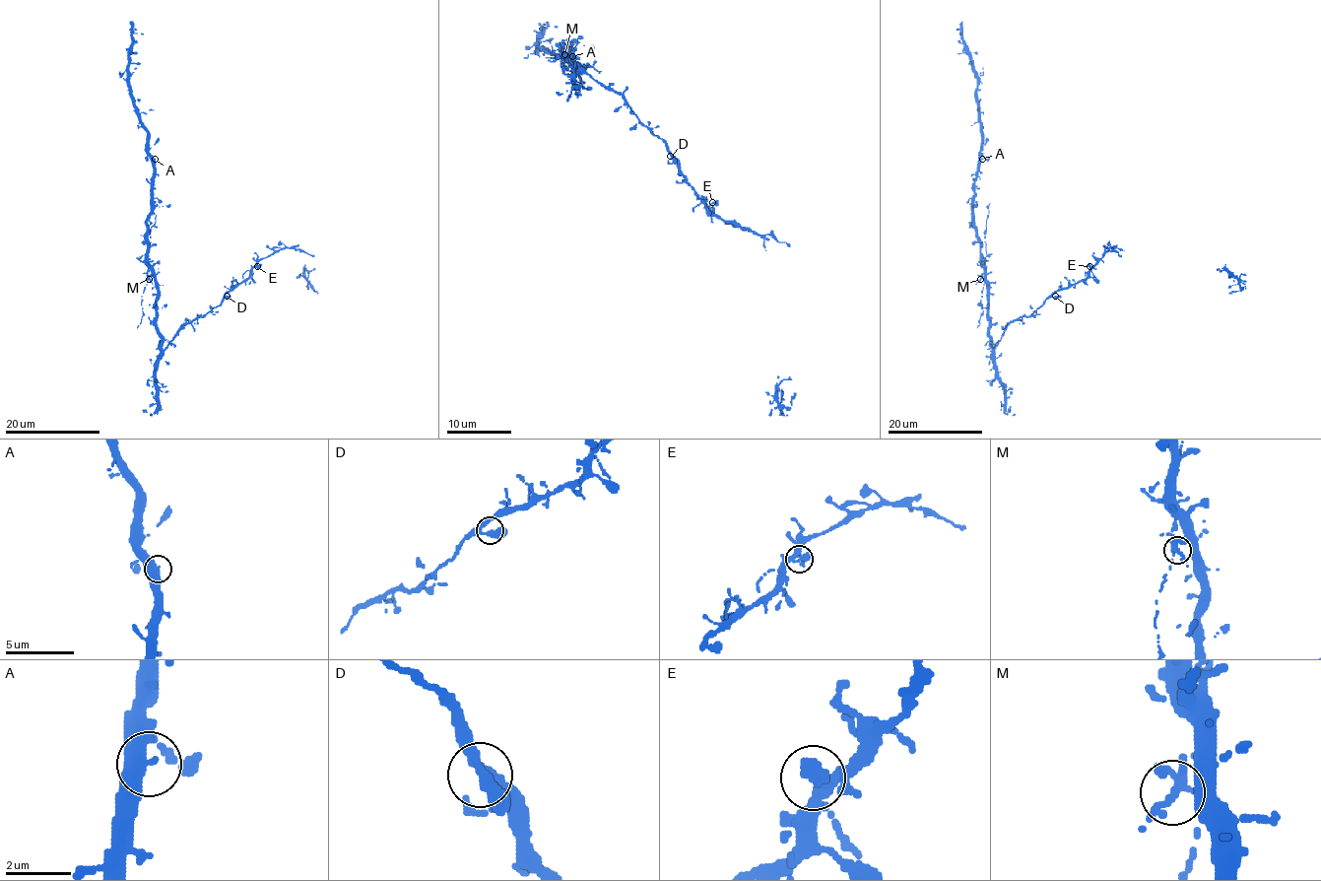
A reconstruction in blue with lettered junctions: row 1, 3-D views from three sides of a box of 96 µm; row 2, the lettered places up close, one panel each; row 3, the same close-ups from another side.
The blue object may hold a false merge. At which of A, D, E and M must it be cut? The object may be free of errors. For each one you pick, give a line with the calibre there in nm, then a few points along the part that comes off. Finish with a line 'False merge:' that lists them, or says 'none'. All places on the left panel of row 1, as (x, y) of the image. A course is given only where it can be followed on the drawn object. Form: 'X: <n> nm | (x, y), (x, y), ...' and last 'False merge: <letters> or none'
False merge: none

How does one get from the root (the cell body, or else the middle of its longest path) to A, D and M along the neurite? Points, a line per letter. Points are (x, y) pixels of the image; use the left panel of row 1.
A: (170, 341), (164, 349), (162, 347), (157, 326), (157, 279), (147, 260), (155, 159)
D: (170, 341), (182, 326), (199, 316), (205, 316), (227, 296)
M: (170, 341), (164, 349), (162, 347), (157, 326), (157, 279), (150, 270), (146, 273), (149, 278)

